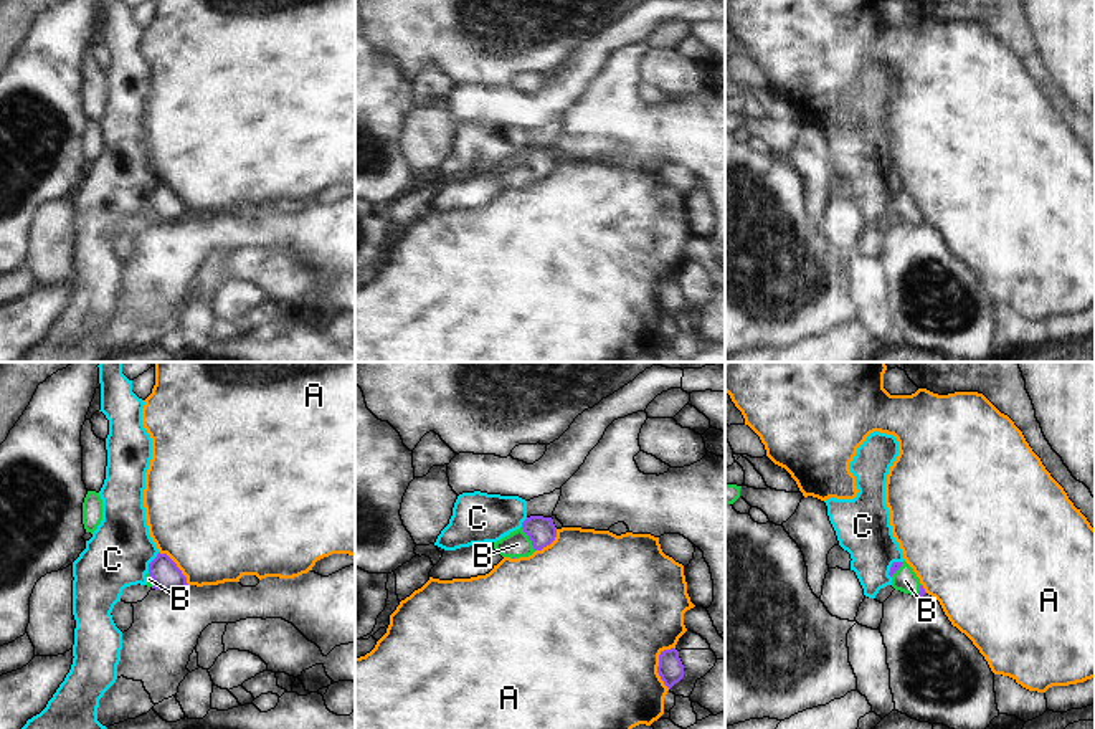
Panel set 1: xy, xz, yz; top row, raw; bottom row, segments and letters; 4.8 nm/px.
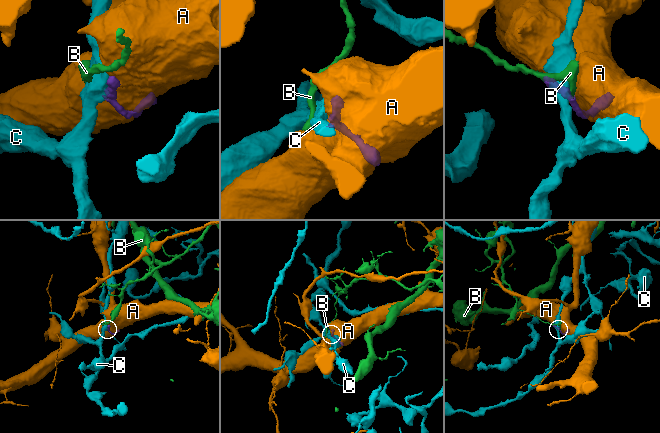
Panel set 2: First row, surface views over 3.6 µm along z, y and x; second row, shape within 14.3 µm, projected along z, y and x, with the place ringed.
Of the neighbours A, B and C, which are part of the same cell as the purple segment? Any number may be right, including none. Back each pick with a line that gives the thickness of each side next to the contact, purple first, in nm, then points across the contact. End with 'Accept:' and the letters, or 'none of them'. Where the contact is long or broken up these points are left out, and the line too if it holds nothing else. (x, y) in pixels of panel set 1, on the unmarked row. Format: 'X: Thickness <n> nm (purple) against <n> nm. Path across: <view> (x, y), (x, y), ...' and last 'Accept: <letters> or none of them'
B: Thickness 140 nm (purple) against 130 nm. Path across: xz (542, 161), (529, 167), (517, 174)
Accept: B.

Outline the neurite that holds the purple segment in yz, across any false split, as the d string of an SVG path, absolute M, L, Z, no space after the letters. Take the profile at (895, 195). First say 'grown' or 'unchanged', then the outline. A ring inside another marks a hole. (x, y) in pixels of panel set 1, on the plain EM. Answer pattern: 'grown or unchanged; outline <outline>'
grown; outline M905 190L894 192L889 205L892 207L892 217L895 220L910 223L913 226L922 226L927 223L923 215L920 213L920 208L917 207L913 198Z

